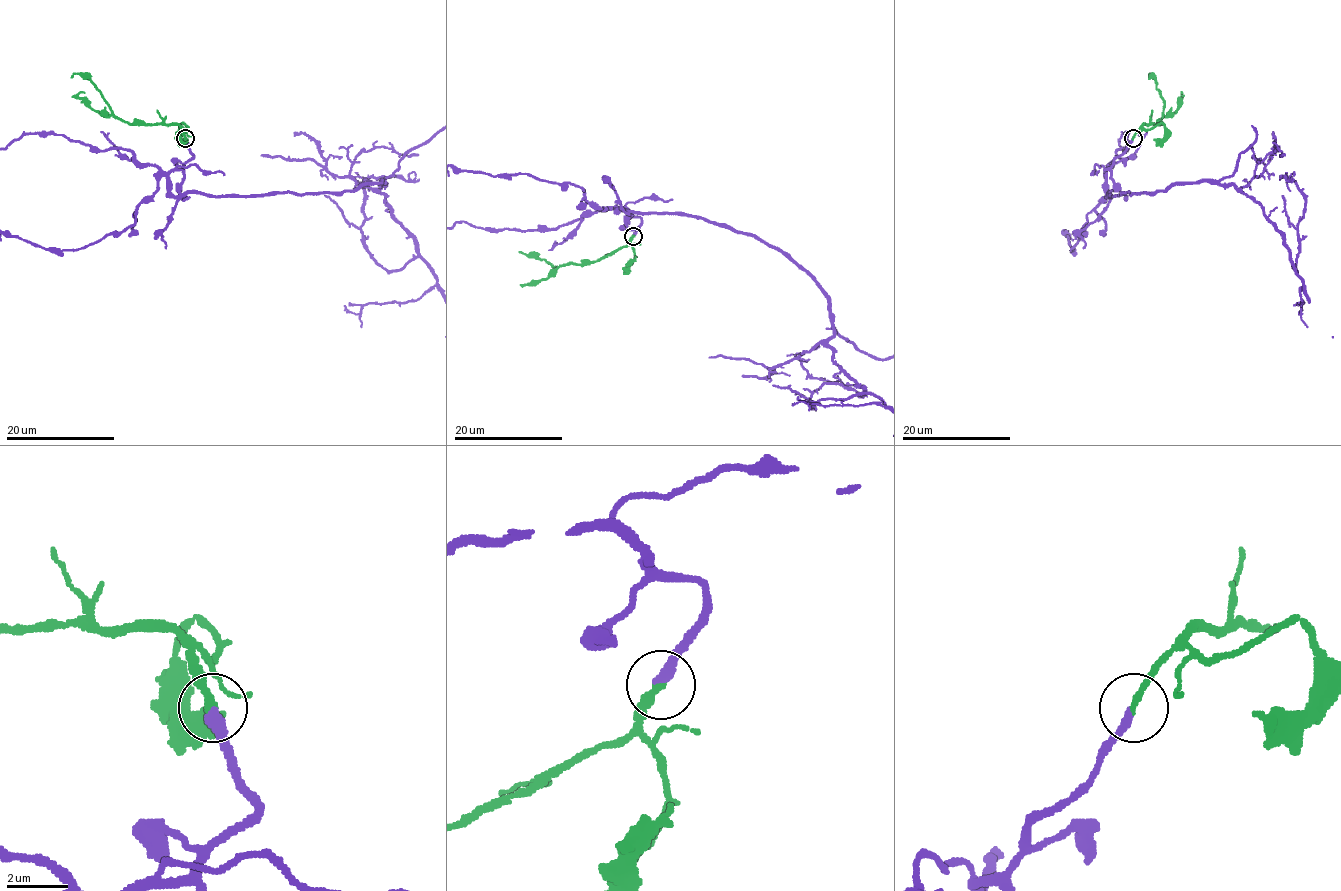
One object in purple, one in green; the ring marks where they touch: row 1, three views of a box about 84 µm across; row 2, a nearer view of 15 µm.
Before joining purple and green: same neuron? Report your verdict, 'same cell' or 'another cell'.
same cell

